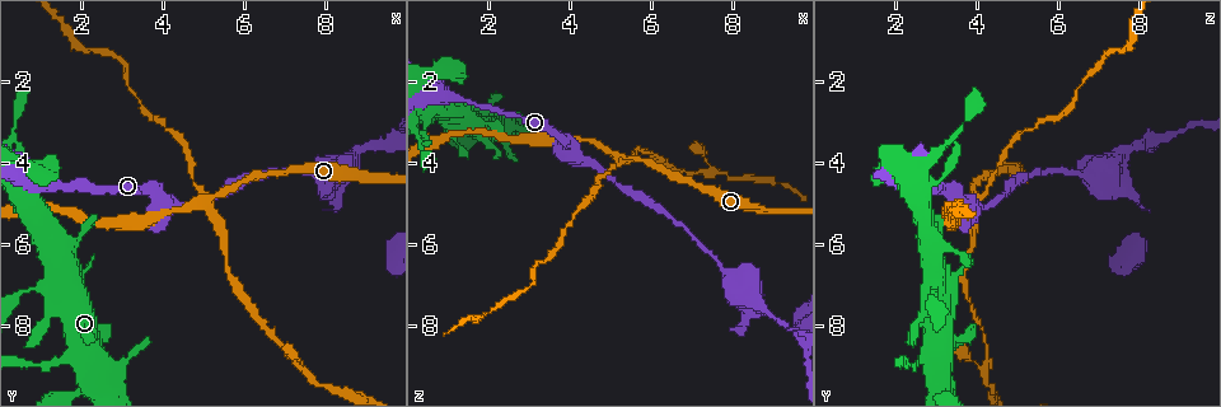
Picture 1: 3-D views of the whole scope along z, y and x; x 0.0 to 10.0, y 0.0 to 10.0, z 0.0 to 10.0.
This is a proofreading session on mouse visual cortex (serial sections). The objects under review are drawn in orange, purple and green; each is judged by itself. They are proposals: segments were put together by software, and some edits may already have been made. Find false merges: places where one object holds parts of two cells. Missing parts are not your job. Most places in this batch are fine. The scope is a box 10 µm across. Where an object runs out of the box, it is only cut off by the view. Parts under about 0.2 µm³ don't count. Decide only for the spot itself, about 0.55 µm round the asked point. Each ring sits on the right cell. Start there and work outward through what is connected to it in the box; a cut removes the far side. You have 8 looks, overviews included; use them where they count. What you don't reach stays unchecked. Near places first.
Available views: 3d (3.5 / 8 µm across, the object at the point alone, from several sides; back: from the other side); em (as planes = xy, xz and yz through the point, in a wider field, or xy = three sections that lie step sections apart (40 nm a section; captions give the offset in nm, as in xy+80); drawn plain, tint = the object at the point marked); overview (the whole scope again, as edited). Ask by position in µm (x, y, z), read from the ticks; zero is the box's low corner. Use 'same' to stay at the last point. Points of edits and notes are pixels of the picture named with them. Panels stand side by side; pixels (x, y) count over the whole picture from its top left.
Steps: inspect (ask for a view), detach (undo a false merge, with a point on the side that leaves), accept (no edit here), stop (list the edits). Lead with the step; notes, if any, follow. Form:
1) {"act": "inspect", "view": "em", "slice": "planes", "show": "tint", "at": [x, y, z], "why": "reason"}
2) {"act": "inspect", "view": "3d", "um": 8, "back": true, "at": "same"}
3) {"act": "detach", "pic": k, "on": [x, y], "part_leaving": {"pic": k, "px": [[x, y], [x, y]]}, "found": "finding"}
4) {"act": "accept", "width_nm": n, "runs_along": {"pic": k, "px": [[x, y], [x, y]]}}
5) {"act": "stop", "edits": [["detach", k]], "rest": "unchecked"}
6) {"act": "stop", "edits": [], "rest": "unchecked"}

{"act": "inspect", "view": "3d", "um": 3.5, "at": [5.20, 4.95, 3.85], "why": "four arms meet"}

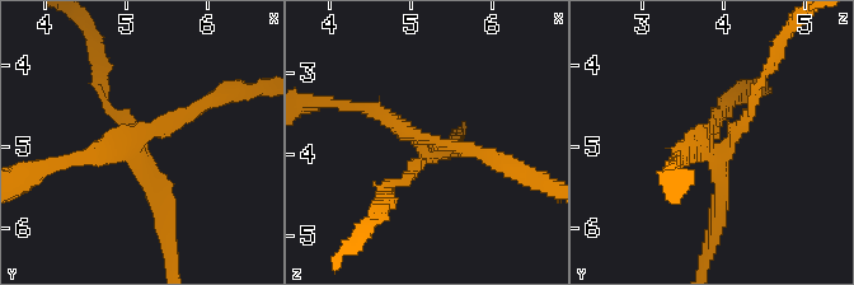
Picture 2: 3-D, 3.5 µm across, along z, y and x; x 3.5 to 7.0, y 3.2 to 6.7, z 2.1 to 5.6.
{"act": "inspect", "view": "em", "slice": "xy", "step": 2, "show": "tint", "at": [5.15, 4.95, 3.80], "arms": 4, "arm_widths_nm": [150, 200, 200, 250], "why": "now the EM"}

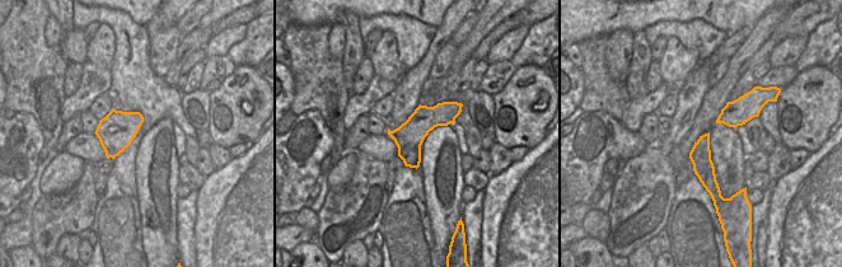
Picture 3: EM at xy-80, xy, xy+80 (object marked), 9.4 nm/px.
{"act": "detach", "pic": 2, "on": [118, 113], "part_leaving": {"pic": 2, "px": [[139, 159], [165, 206], [174, 257]]}, "found": "a second cell is stuck on"}

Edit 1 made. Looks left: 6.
{"act": "inspect", "view": "overview"}

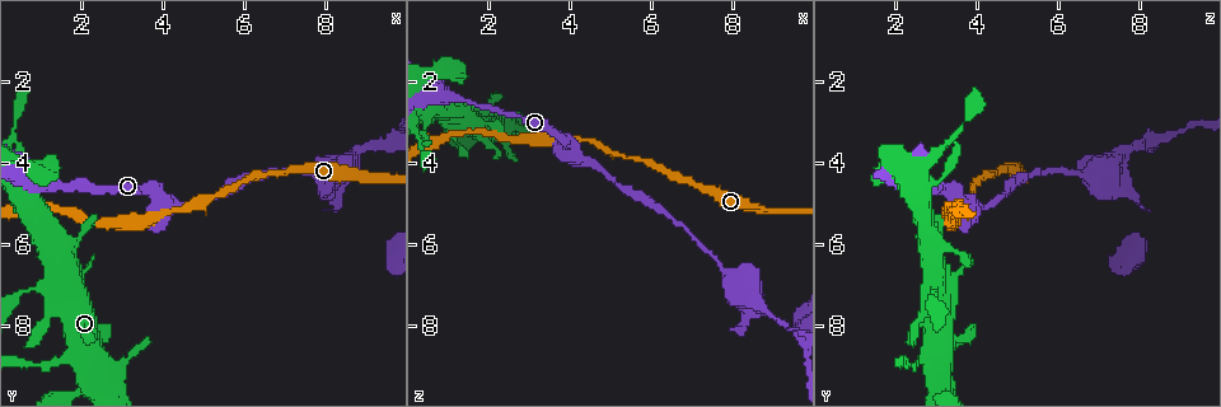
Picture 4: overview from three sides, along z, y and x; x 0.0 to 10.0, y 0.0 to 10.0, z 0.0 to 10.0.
{"act": "inspect", "view": "3d", "um": 3.5, "at": [2.15, 9.40, 3.10], "why": "three arms meet"}

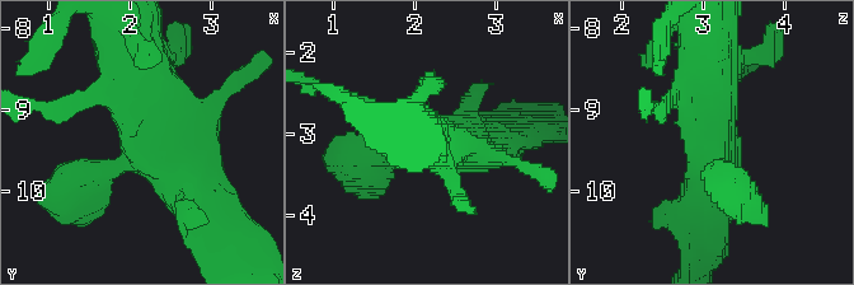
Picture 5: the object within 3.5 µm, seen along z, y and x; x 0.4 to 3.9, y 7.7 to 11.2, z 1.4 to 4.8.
{"act": "inspect", "view": "em", "slice": "xy", "step": 3, "show": "tint", "at": [2.15, 9.40, 3.10], "arms": 3, "arm_widths_nm": [350, 500, 700]}

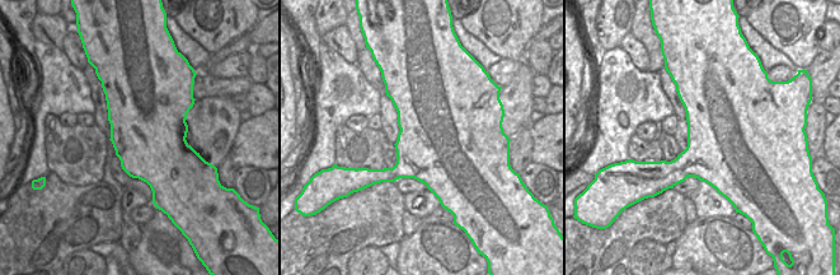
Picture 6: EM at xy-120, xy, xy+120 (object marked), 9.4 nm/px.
{"act": "inspect", "view": "em", "slice": "xy", "step": 2, "show": "tint", "at": "same"}

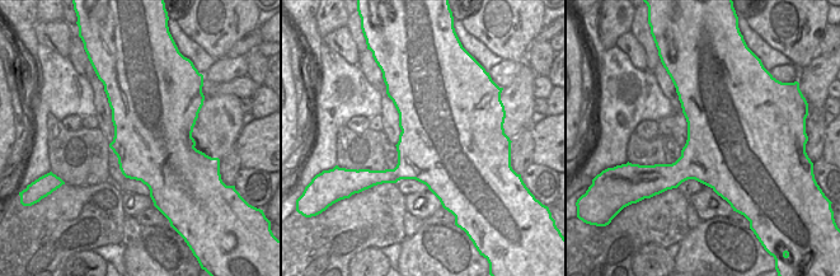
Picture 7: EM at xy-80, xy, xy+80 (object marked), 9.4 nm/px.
{"act": "accept", "runs_along": {"pic": 5, "px": [[137, 51], [145, 140], [215, 187]]}, "found": "all the same cell"}

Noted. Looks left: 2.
{"act": "inspect", "view": "3d", "um": 3.5, "at": [8.10, 4.30, 6.80], "why": "thick turns thin"}

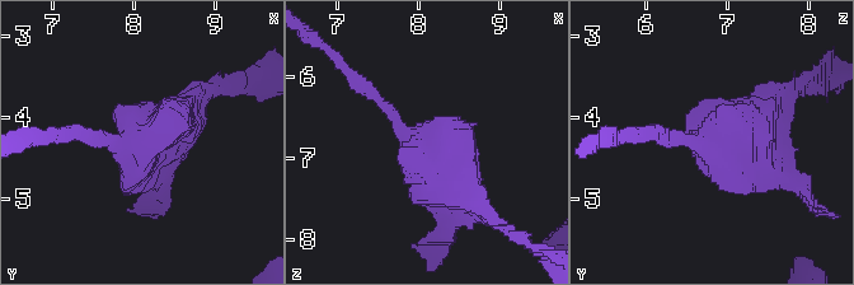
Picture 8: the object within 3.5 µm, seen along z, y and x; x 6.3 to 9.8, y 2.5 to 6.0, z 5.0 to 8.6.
{"act": "inspect", "view": "em", "slice": "xy", "step": 2, "show": "tint", "at": [8.05, 4.25, 6.85]}

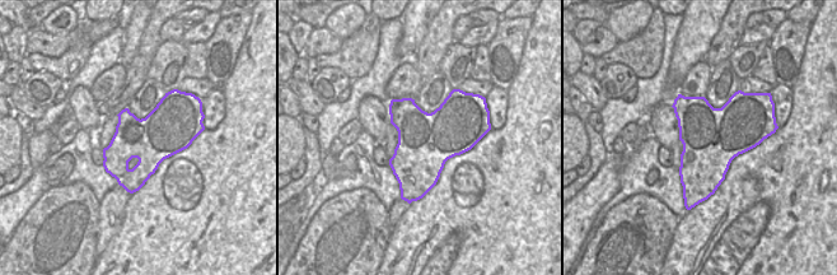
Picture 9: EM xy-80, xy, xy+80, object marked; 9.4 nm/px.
{"act": "accept", "runs_along": {"pic": 8, "px": [[367, 88], [430, 167], [473, 196]]}, "found": "one cell here"}

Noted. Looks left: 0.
{"act": "stop", "edits": [["detach", 2]], "rest": "unchecked"}

